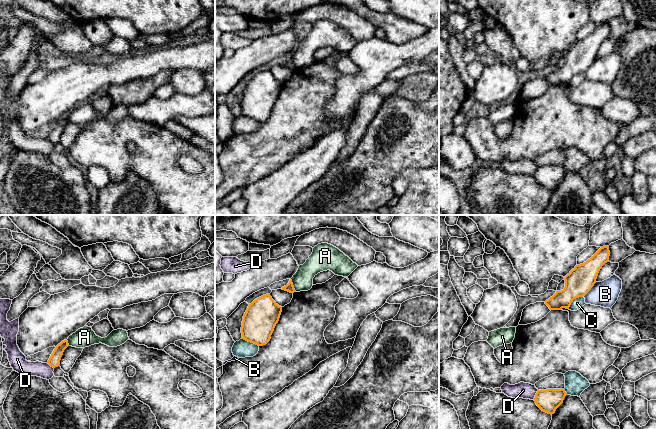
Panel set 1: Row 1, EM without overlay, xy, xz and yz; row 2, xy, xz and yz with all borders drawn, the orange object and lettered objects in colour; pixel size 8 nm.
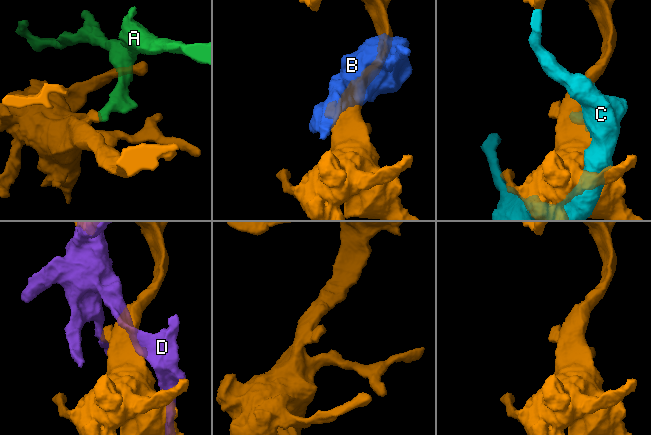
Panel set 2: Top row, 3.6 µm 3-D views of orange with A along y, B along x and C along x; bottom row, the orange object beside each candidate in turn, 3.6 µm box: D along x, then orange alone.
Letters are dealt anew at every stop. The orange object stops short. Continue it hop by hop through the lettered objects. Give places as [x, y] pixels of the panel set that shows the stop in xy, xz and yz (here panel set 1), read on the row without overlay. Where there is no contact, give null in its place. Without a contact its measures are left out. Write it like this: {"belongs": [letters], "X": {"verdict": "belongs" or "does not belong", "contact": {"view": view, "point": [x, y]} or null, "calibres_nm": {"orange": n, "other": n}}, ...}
{"belongs": [], "A": {"verdict": "does not belong", "contact": {"view": "xz", "point": [292, 61]}, "calibres_nm": {"orange": 70, "other": 170}}, "B": {"verdict": "does not belong", "contact": {"view": "yz", "point": [590, 65]}, "calibres_nm": {"orange": 220, "other": 200}}, "C": {"verdict": "does not belong", "contact": {"view": "yz", "point": [574, 74]}, "calibres_nm": {"orange": 220, "other": 90}}, "D": {"verdict": "does not belong", "contact": {"view": "yz", "point": [535, 171]}, "calibres_nm": {"orange": 180, "other": 130}}}

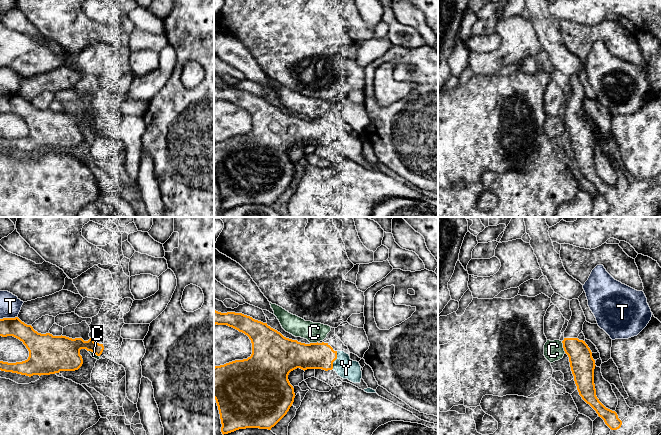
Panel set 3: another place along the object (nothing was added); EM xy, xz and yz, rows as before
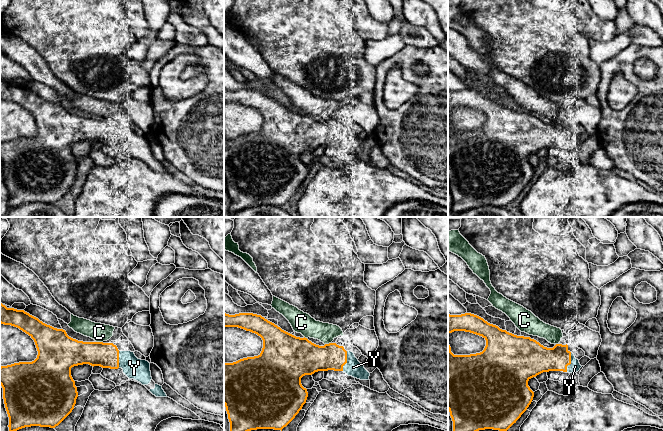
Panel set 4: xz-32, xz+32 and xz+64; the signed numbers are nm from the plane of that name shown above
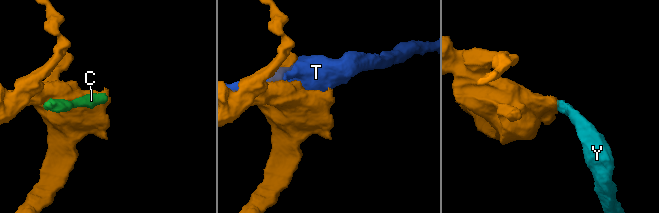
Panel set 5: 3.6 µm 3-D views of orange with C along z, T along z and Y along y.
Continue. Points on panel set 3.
{"belongs": ["Y"], "C": {"verdict": "does not belong", "contact": {"view": "yz", "point": [563, 123]}, "calibres_nm": {"orange": 200, "other": 160}}, "T": {"verdict": "does not belong", "contact": {"view": "xy", "point": [8, 94]}, "calibres_nm": {"orange": 150, "other": 170}}, "Y": {"verdict": "belongs", "contact": {"view": "xz", "point": [335, 135]}, "calibres_nm": {"orange": 200, "other": 160}}}

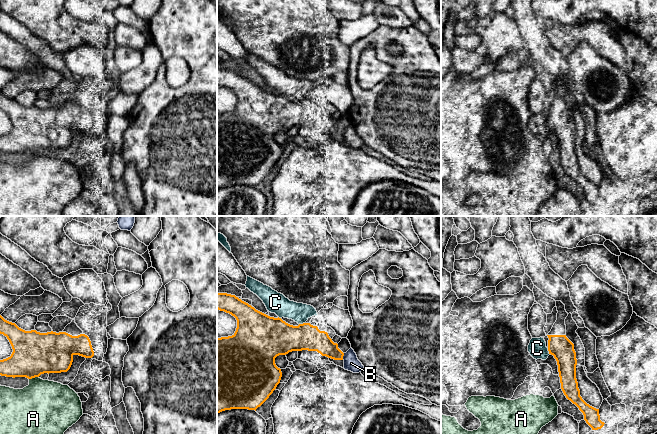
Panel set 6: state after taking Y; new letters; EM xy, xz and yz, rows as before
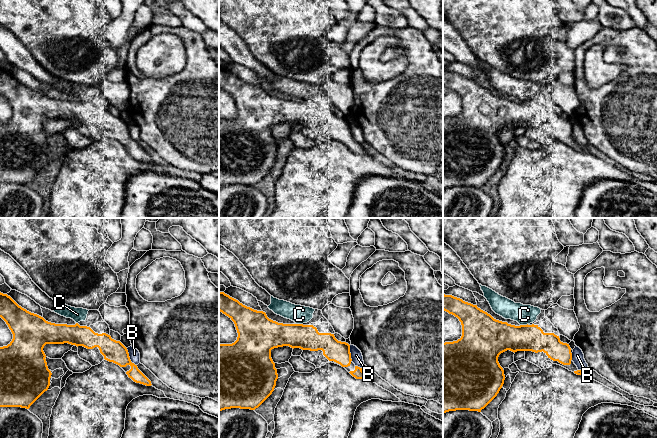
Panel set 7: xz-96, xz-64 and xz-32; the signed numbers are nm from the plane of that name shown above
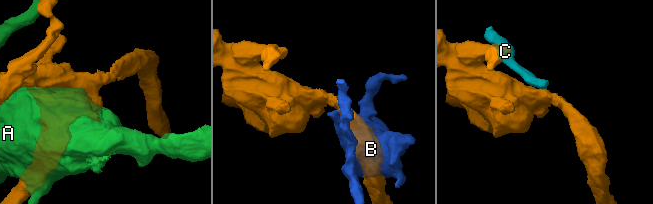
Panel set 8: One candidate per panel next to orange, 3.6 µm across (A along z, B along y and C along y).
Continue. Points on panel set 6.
{"belongs": [], "A": {"verdict": "does not belong", "contact": {"view": "xy", "point": [33, 153]}, "calibres_nm": {"orange": 340, "other": 420}}, "B": {"verdict": "does not belong", "contact": {"view": "xz", "point": [343, 131]}, "calibres_nm": {"orange": 170, "other": 130}}, "C": {"verdict": "does not belong", "contact": {"view": "yz", "point": [548, 126]}, "calibres_nm": {"orange": 180, "other": 150}}}

